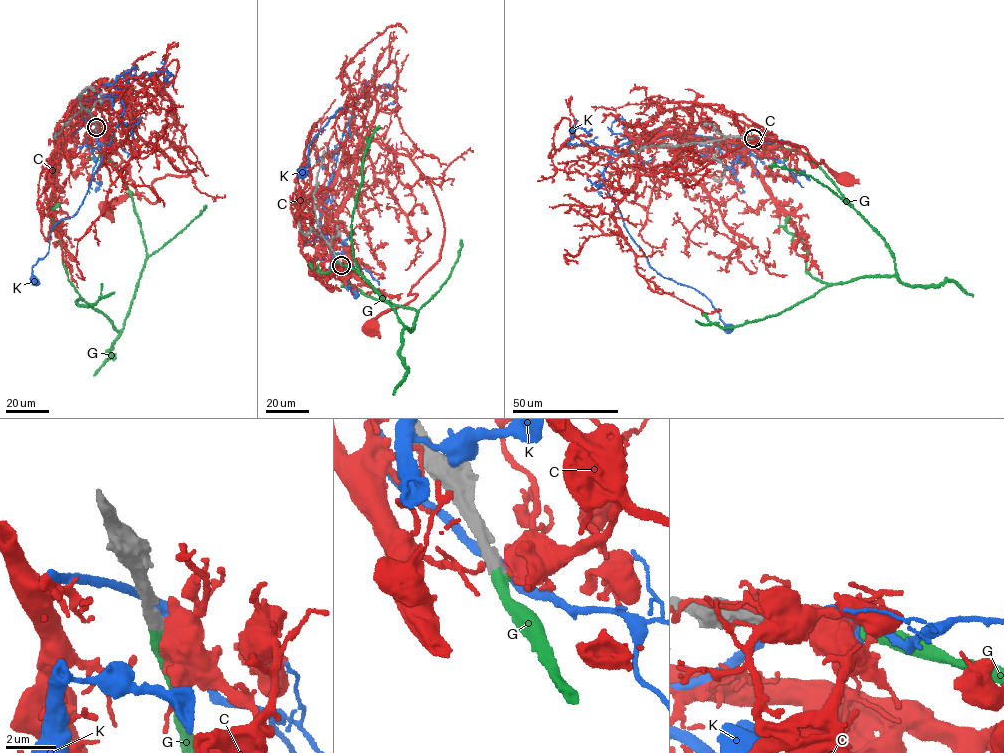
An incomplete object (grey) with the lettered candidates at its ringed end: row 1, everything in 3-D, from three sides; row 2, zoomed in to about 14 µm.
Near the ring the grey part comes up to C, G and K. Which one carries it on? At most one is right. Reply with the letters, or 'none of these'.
G

